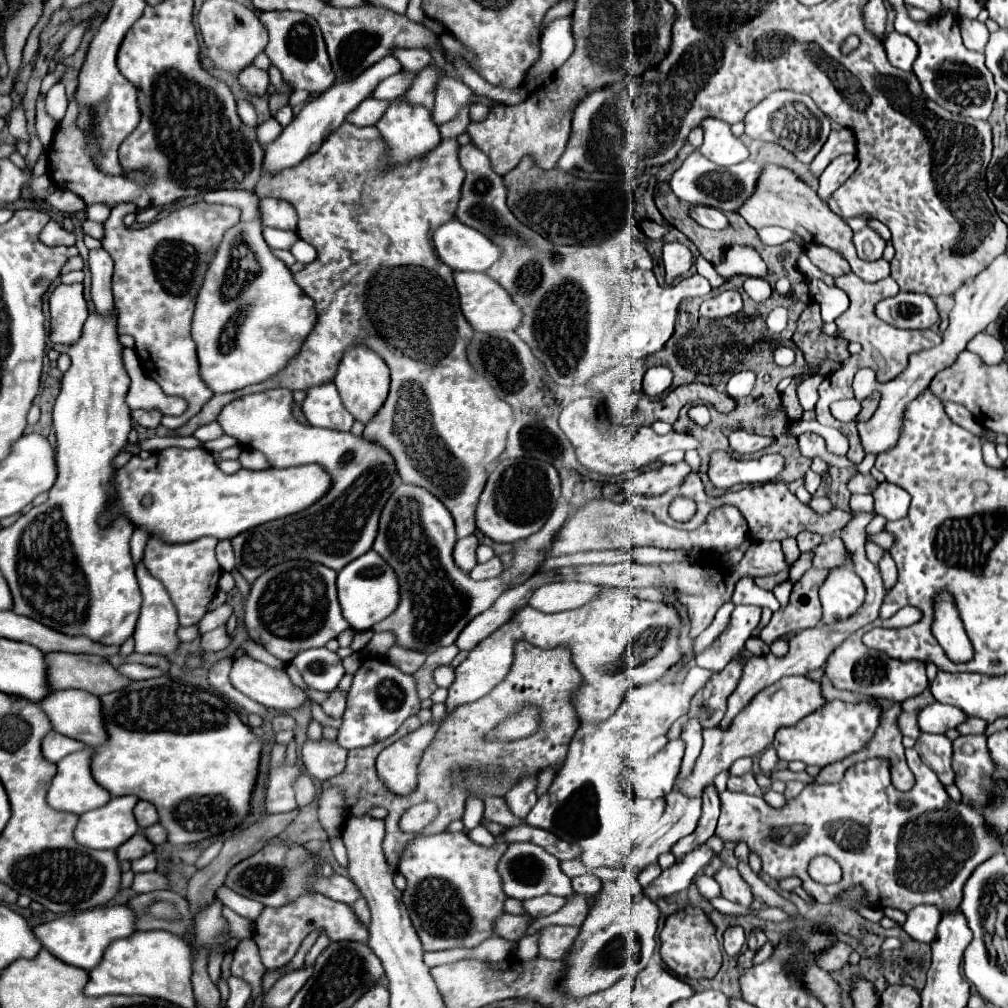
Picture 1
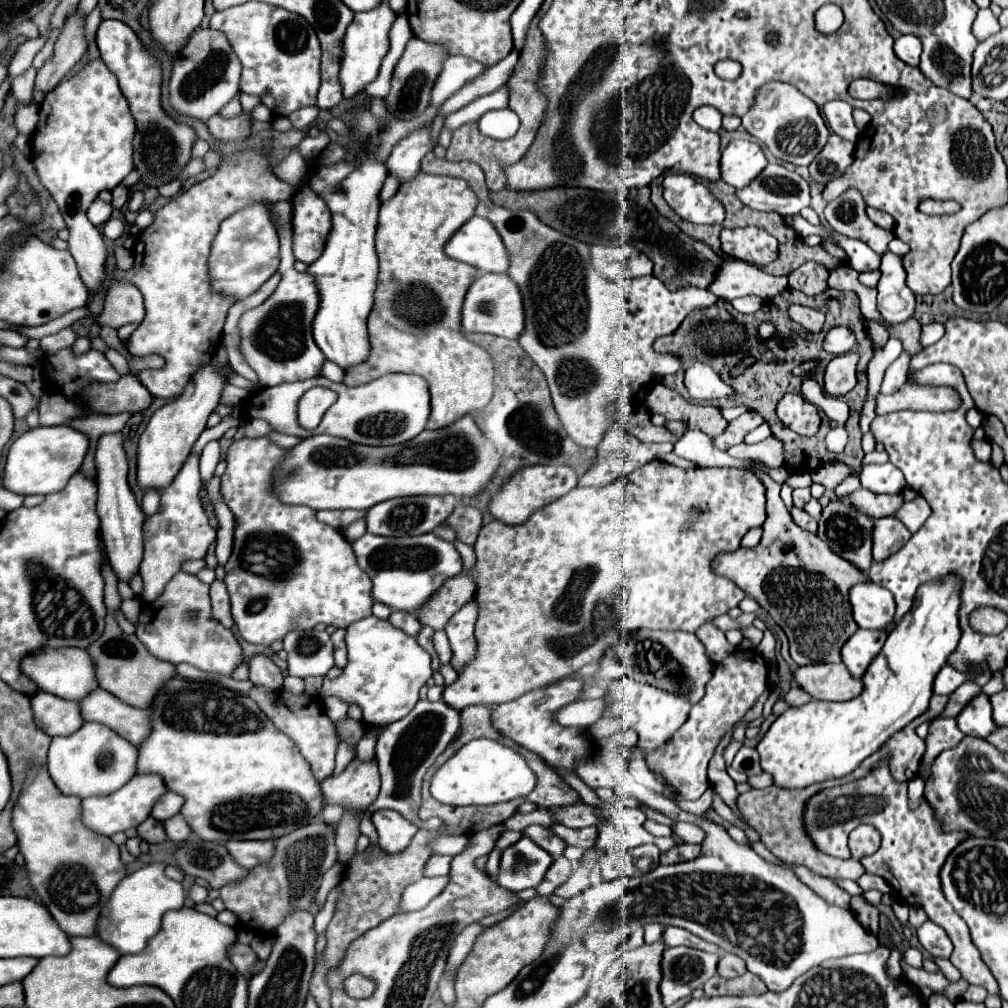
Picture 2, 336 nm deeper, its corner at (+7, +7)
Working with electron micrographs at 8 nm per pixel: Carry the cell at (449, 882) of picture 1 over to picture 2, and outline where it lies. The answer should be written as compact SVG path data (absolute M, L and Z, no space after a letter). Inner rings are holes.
M379 809L371 815L371 821L379 833L379 845L387 853L403 851L417 833L417 827L397 811Z

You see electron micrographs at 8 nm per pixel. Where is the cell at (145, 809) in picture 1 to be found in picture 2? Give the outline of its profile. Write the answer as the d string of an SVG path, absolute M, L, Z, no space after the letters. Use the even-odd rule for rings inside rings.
M167 791L151 809L151 817L157 819L157 821L167 821L169 817L177 815L179 809L183 805L183 797L179 797L177 793L171 793Z

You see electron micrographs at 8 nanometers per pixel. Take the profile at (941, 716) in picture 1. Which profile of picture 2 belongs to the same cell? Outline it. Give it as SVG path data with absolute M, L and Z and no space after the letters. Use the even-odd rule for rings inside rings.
M985 693L975 695L955 717L955 721L961 733L973 737L987 737L993 729L997 729L991 719L991 701Z

